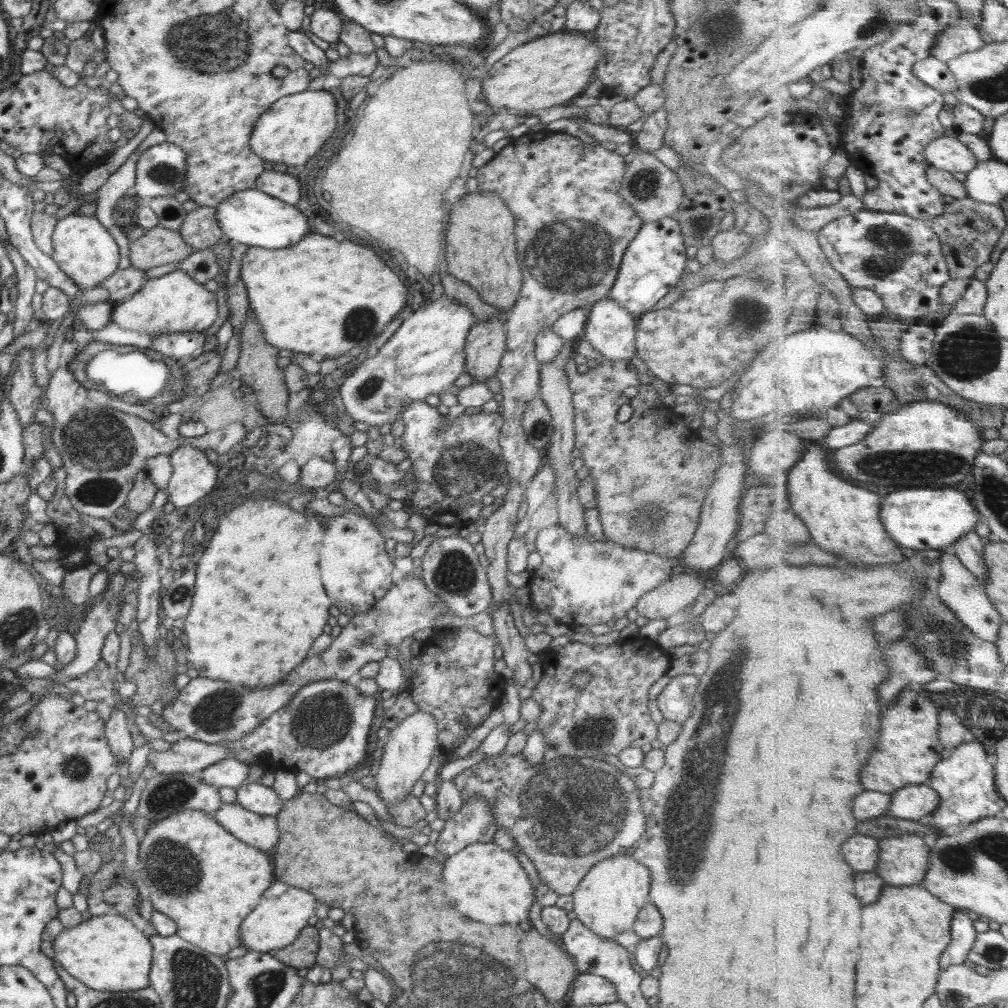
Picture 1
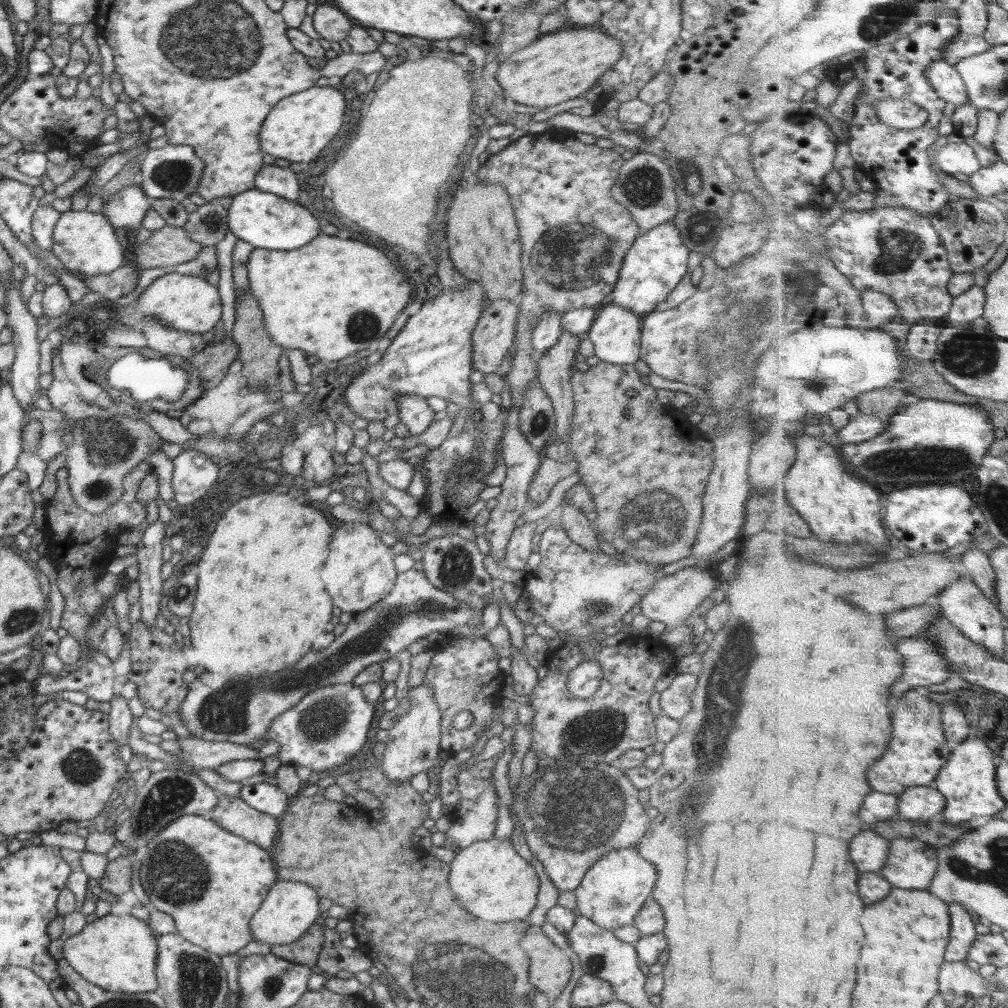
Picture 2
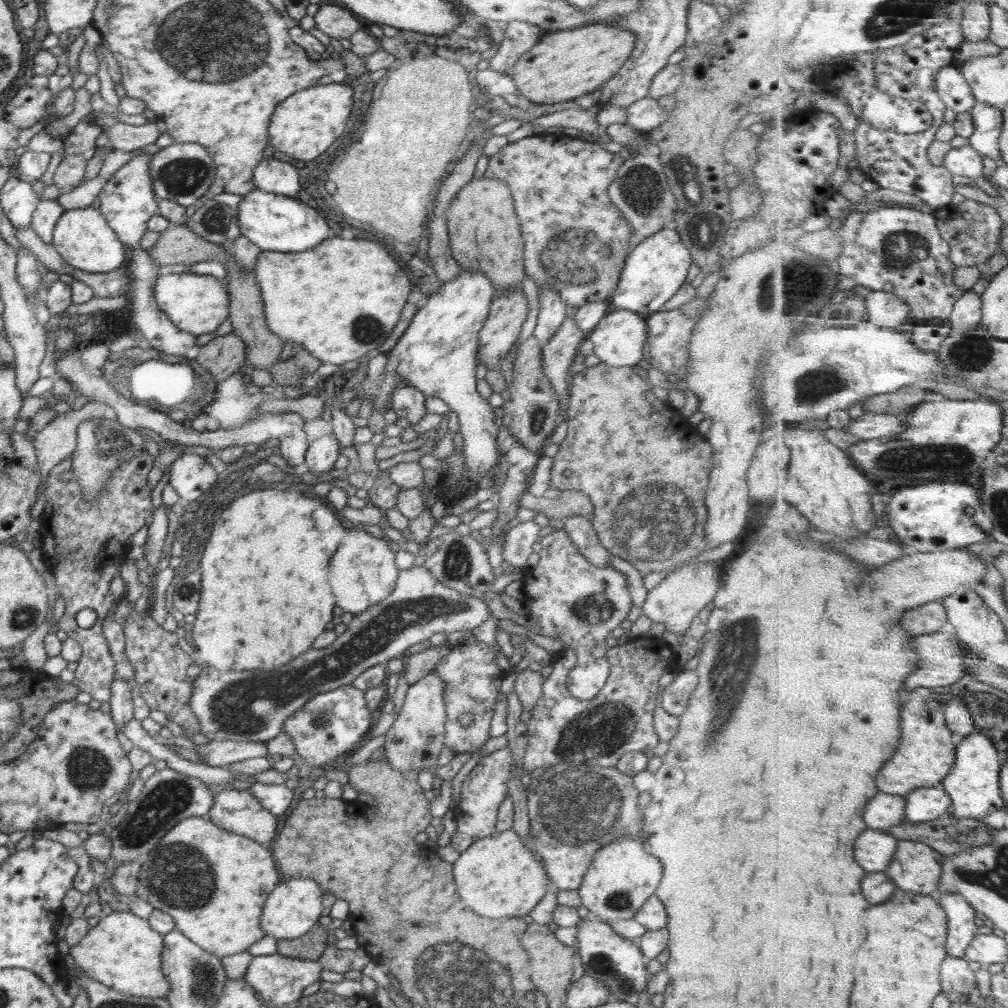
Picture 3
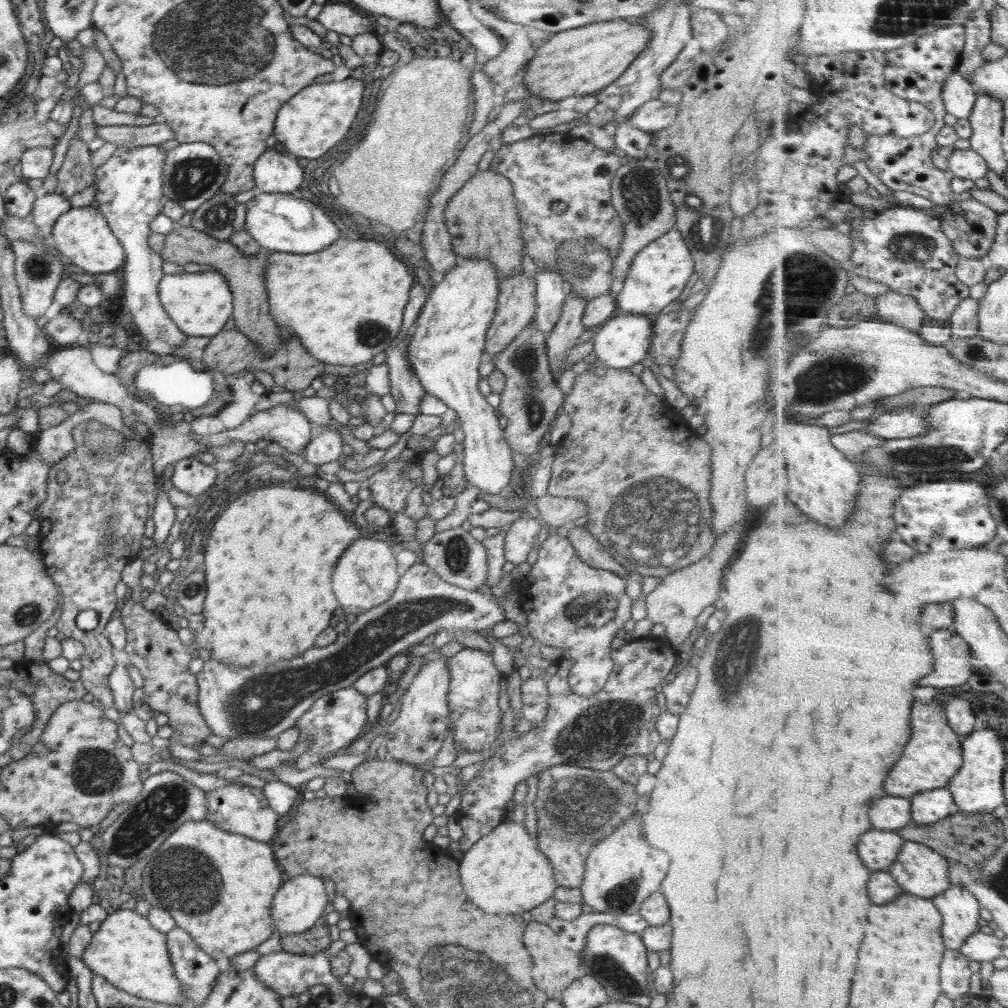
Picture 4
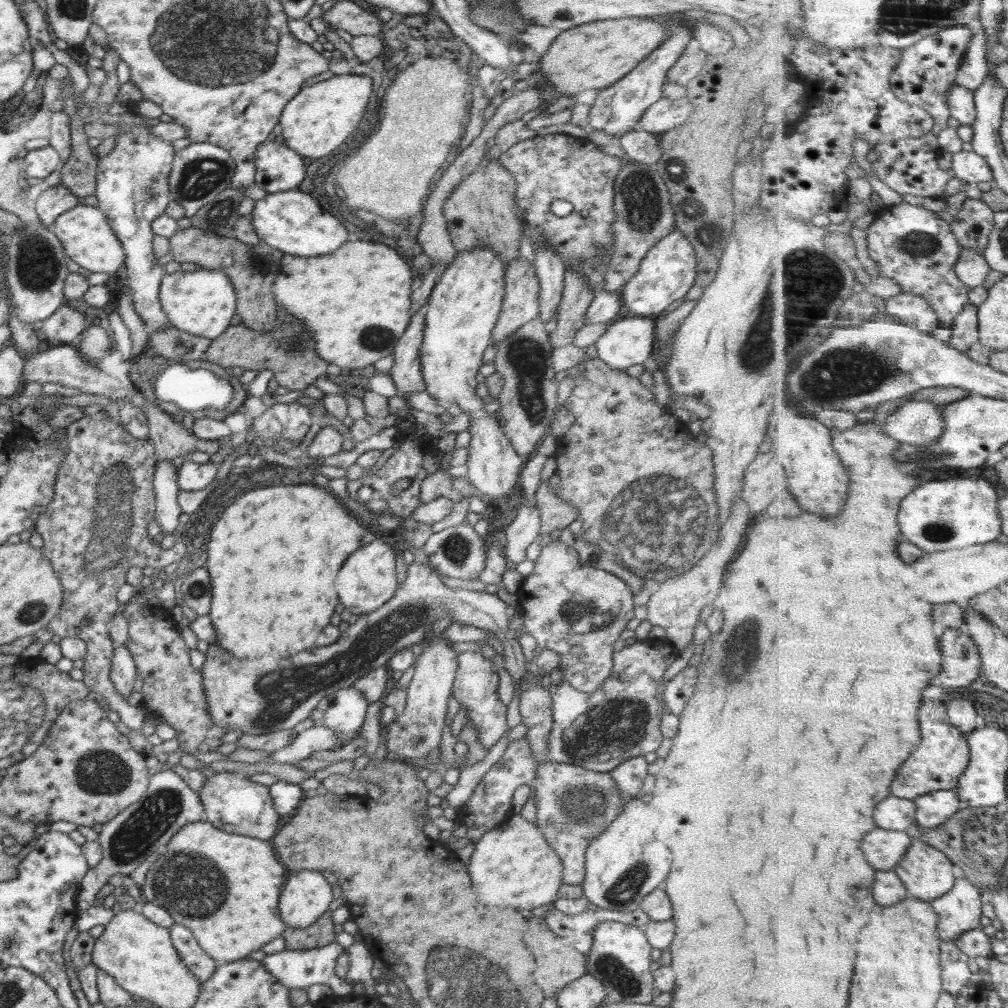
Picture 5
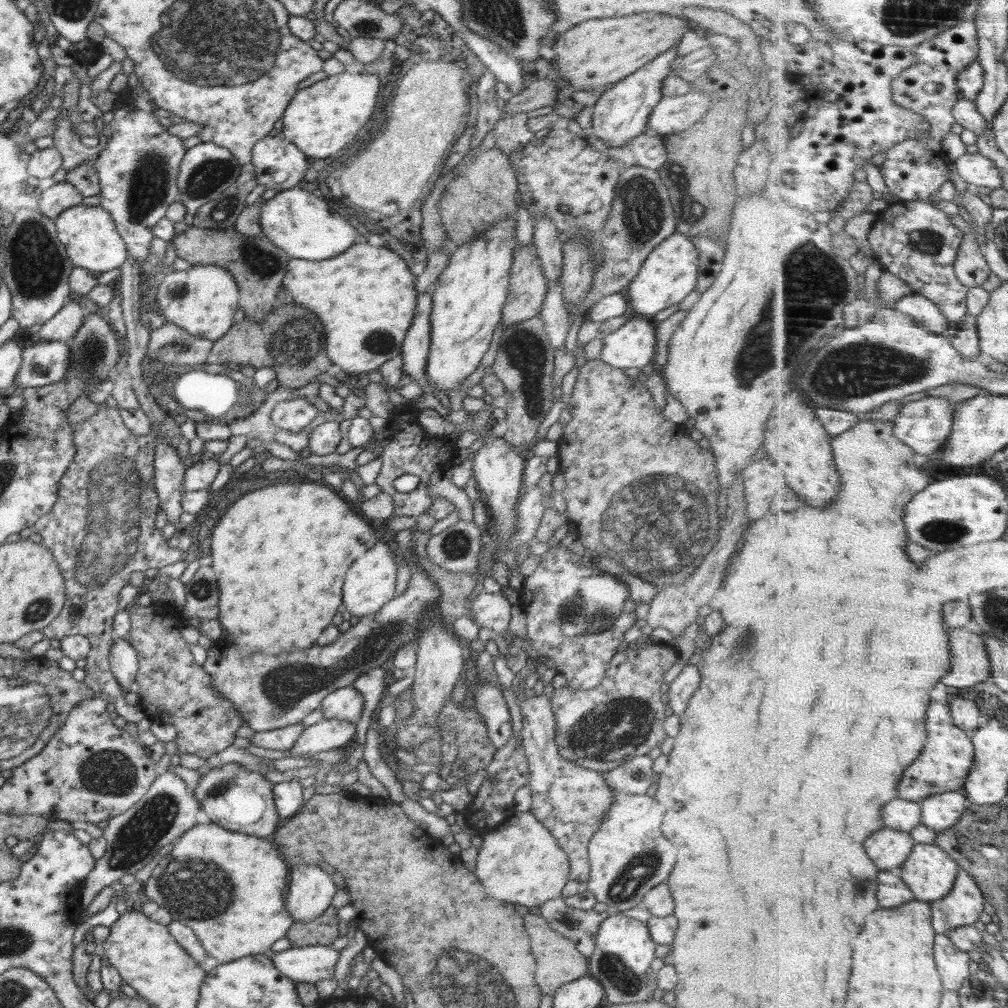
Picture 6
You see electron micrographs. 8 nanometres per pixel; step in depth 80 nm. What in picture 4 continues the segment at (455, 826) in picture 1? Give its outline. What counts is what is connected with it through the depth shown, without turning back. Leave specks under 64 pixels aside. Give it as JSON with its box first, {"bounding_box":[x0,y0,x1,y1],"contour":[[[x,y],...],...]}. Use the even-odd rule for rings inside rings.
{"bounding_box":[455,638,677,853],"contour":[[[644,638],[642,642],[634,639],[622,648],[612,649],[611,658],[614,662],[612,673],[602,688],[602,692],[593,697],[578,697],[569,689],[567,676],[572,662],[561,658],[557,663],[559,672],[556,672],[547,683],[548,714],[546,714],[542,726],[532,727],[531,730],[520,735],[511,735],[507,742],[504,742],[500,748],[496,748],[495,753],[485,760],[480,767],[478,776],[475,776],[476,778],[466,786],[460,808],[455,815],[456,821],[463,830],[463,836],[458,839],[459,850],[465,853],[475,842],[501,824],[503,808],[508,801],[512,800],[516,785],[526,782],[532,774],[543,773],[546,769],[556,766],[610,771],[625,756],[653,754],[656,746],[662,740],[656,729],[658,716],[664,711],[659,689],[664,685],[665,677],[672,670],[677,656],[676,648],[662,638],[659,640]]]}

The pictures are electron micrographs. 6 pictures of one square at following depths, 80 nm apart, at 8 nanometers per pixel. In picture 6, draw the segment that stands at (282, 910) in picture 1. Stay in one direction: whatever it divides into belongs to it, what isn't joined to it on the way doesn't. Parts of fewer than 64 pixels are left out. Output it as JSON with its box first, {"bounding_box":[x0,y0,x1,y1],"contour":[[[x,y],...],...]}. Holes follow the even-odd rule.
{"bounding_box":[285,864,336,922],"contour":[[[298,864],[290,872],[285,909],[298,922],[310,922],[318,918],[332,904],[336,894],[332,876],[318,866]]]}

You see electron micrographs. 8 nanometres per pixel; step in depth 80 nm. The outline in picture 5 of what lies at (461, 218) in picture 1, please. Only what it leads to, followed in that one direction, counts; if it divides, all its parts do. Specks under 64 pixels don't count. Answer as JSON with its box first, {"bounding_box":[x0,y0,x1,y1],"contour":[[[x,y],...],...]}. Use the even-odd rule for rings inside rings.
{"bounding_box":[442,158,524,265],"contour":[[[483,158],[472,174],[454,188],[442,209],[447,232],[457,253],[490,247],[506,265],[519,257],[520,233],[524,223],[515,194],[516,182],[508,170],[498,160]]]}

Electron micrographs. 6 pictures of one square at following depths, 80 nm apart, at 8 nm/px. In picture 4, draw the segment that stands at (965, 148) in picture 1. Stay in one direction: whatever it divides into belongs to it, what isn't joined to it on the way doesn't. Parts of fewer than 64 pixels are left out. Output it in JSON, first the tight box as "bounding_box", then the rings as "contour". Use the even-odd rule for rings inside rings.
{"bounding_box":[947,147,991,181],"contour":[[[972,147],[954,150],[947,161],[947,167],[956,177],[974,181],[987,178],[991,170],[988,159]]]}

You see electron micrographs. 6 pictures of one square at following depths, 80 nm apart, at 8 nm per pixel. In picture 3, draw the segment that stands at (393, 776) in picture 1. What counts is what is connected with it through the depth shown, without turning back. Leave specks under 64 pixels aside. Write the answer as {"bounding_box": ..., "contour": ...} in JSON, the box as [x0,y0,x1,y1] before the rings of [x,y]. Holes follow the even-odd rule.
{"bounding_box":[383,671,446,770],"contour":[[[430,671],[426,677],[410,685],[404,706],[396,721],[386,733],[383,748],[387,762],[394,770],[421,770],[437,764],[438,755],[444,746],[446,707],[444,707],[444,683]]]}

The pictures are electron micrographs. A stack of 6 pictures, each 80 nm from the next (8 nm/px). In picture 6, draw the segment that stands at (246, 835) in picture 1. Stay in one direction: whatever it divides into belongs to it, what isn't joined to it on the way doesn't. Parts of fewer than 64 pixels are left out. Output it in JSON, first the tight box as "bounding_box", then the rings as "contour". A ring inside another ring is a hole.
{"bounding_box":[192,763,278,838],"contour":[[[224,763],[201,776],[192,796],[210,817],[210,822],[240,834],[264,838],[274,834],[278,818],[272,785],[262,773],[247,771],[236,763]]]}

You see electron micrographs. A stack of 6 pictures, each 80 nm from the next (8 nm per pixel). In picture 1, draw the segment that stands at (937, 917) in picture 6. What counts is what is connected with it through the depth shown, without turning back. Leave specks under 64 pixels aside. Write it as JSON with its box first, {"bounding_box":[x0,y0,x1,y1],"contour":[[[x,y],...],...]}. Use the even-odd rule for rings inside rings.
{"bounding_box":[942,909,979,971],"contour":[[[958,909],[955,913],[952,932],[952,942],[942,958],[943,971],[954,965],[964,964],[979,938],[978,930],[974,926],[974,920],[970,918],[968,913],[962,913]]]}

